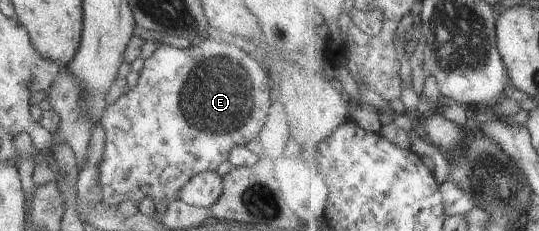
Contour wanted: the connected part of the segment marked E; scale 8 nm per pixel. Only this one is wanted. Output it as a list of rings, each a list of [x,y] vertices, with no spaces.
[[[203,40],[200,43],[186,47],[186,49],[177,49],[169,46],[168,43],[160,44],[148,59],[144,59],[143,69],[139,72],[138,83],[134,85],[134,88],[120,95],[100,115],[99,122],[104,130],[104,153],[100,157],[97,169],[99,201],[105,206],[116,208],[121,201],[132,201],[137,206],[141,199],[148,197],[152,200],[154,206],[163,202],[167,207],[171,201],[178,200],[178,190],[190,177],[201,171],[214,171],[217,165],[228,159],[232,147],[245,146],[249,141],[257,140],[262,125],[266,123],[273,94],[273,85],[269,77],[266,77],[262,66],[252,59],[246,51],[239,49],[233,40]]]

